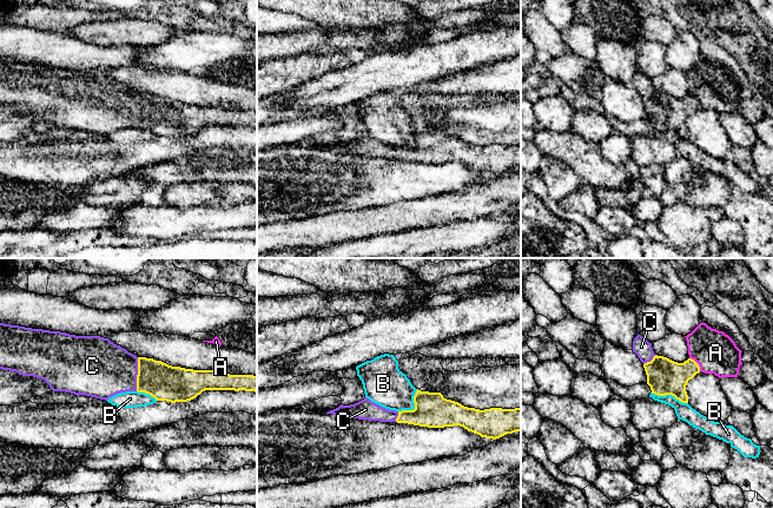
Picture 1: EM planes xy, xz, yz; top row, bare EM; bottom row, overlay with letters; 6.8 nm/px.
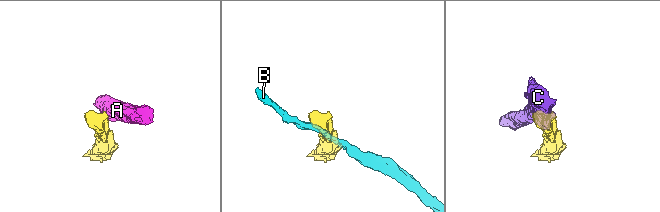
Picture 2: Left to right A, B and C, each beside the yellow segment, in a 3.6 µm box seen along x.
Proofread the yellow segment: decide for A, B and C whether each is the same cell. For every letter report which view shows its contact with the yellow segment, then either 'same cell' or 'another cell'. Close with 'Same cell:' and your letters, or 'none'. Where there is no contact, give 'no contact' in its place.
A: yz | another cell
B: yz | another cell
C: xy | another cell
Same cell: none

